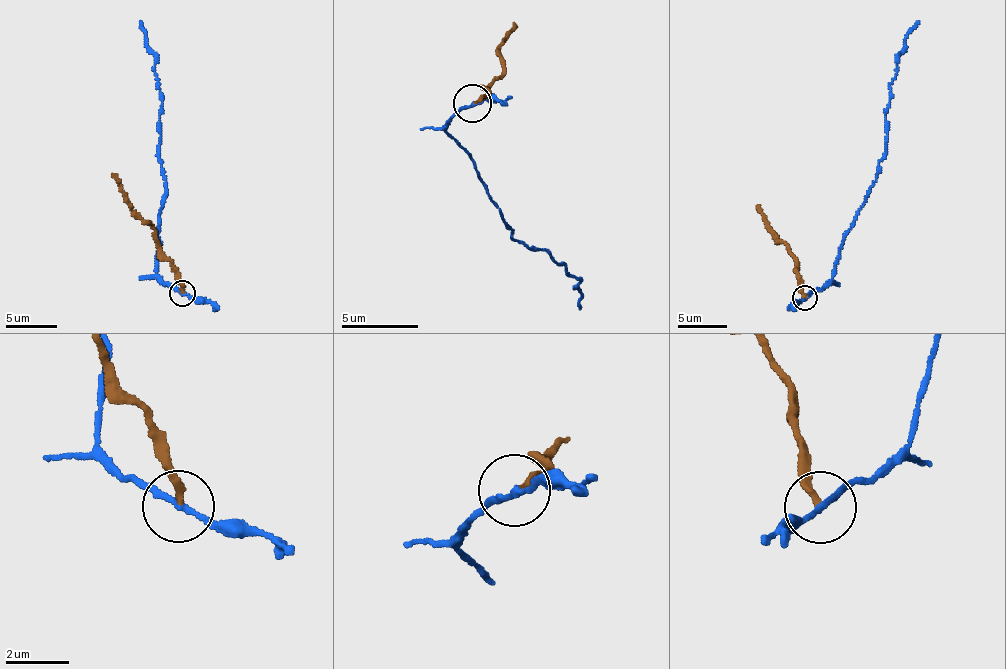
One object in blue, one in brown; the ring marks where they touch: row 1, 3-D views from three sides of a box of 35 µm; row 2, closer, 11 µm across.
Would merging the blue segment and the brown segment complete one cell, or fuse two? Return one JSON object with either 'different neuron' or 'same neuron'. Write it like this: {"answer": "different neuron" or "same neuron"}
{"answer": "different neuron"}

